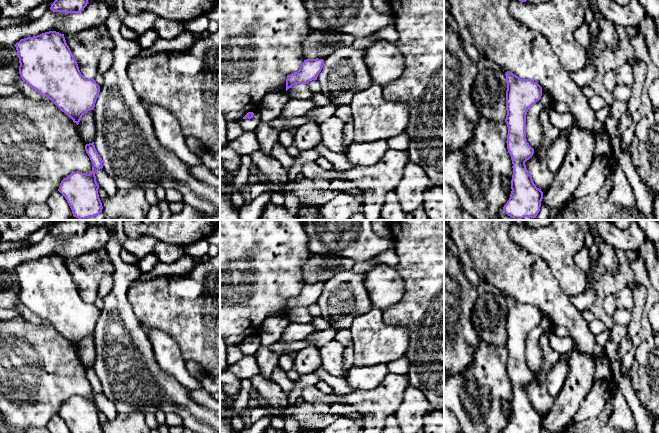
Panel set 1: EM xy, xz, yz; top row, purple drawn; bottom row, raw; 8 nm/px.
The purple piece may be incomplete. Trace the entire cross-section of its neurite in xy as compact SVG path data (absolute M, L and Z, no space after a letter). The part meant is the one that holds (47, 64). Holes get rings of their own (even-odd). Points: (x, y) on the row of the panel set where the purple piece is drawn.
M49 31L21 39L14 46L19 58L19 74L22 80L41 97L48 97L74 123L78 125L82 116L94 109L100 86L94 79L86 79L81 74L64 34Z

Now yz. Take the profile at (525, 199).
M510 71L505 75L505 122L508 127L506 143L513 164L513 175L512 191L503 211L514 220L536 218L540 211L543 192L536 187L525 165L534 154L534 149L526 139L526 115L530 107L541 99L542 87L533 80L519 78Z

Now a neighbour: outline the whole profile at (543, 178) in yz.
M533 156L525 162L528 173L532 176L533 182L543 194L547 192L548 188L554 181L555 174L553 174L545 160Z

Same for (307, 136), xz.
M308 122L296 128L294 134L293 146L301 152L313 149L322 142L322 134L319 124L316 122Z

